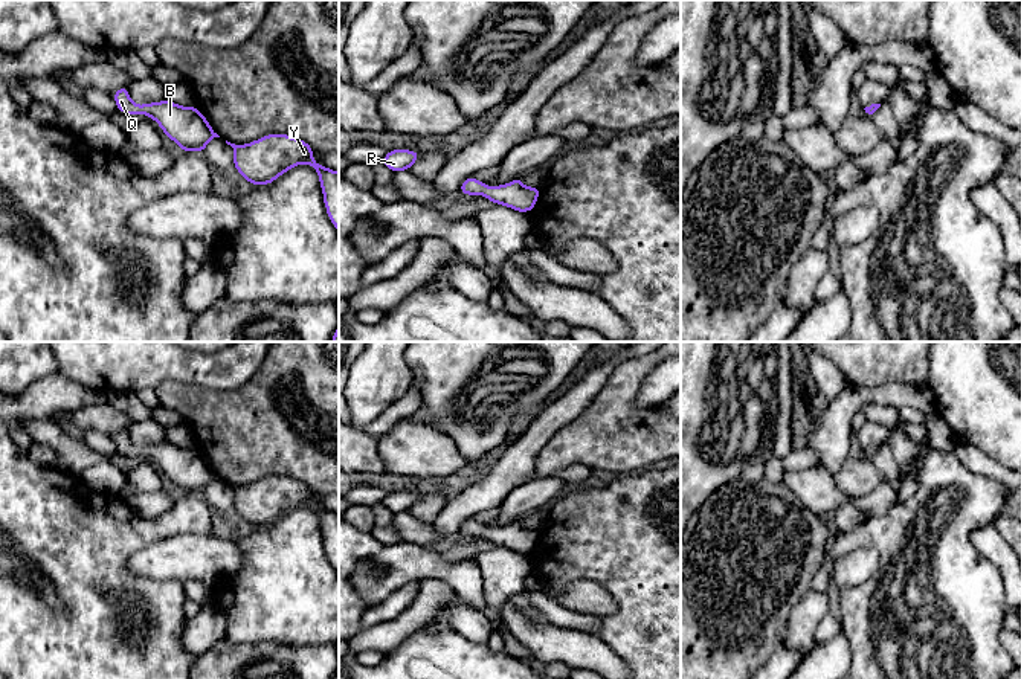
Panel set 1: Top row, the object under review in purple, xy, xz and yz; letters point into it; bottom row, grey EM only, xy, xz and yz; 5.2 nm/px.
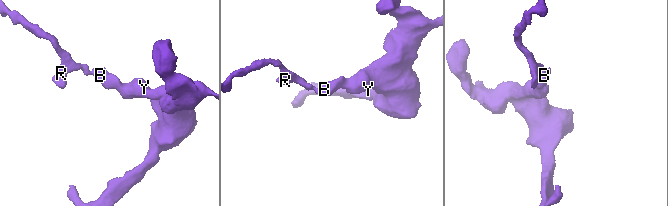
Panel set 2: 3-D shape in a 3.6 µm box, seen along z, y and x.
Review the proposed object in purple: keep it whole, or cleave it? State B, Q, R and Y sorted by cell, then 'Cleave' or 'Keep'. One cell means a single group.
Groups: B Q R Y. Keep

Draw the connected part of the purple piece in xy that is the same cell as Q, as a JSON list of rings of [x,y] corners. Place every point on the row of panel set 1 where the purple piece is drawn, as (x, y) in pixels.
[[[128,87],[116,90],[113,98],[119,111],[125,114],[142,113],[154,119],[183,153],[203,153],[214,137],[220,137],[197,107],[182,107],[169,99],[137,105],[131,101]]]

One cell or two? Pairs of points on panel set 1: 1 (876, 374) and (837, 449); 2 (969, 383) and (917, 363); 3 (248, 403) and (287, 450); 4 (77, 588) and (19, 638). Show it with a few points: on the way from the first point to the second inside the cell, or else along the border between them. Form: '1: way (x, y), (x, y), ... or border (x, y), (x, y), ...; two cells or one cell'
1: border (905, 382), (887, 382), (878, 386), (847, 385); two cells
2: border (930, 357), (930, 376), (925, 385); two cells
3: way (260, 415), (283, 438); one cell
4: way (77, 609), (77, 617), (55, 638), (40, 638); one cell

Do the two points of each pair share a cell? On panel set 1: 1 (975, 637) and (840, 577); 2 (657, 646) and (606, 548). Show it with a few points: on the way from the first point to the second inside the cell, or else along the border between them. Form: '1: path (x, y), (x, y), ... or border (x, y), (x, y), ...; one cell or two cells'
1: border (881, 557), (879, 568), (869, 579), (840, 591); two cells
2: path (657, 621), (657, 598), (631, 572); one cell

